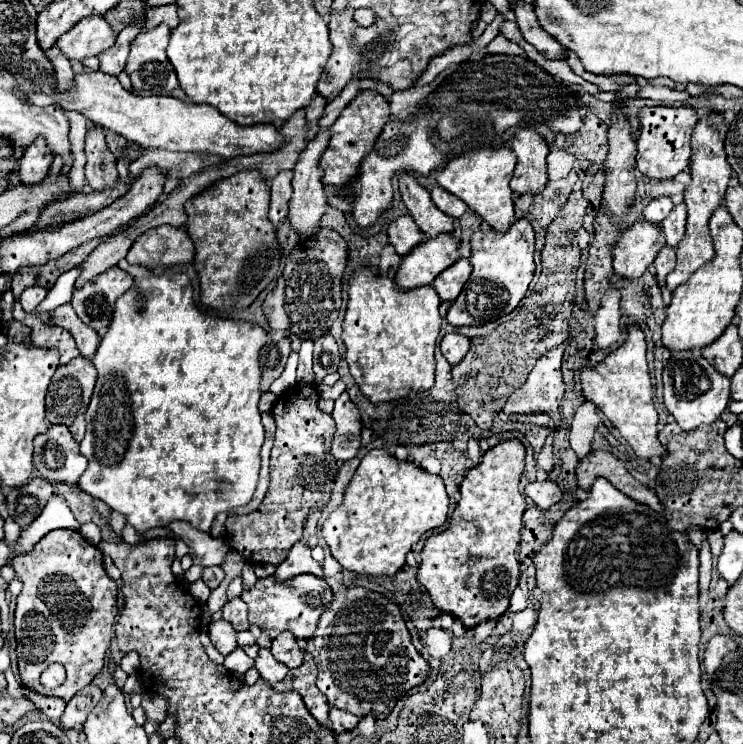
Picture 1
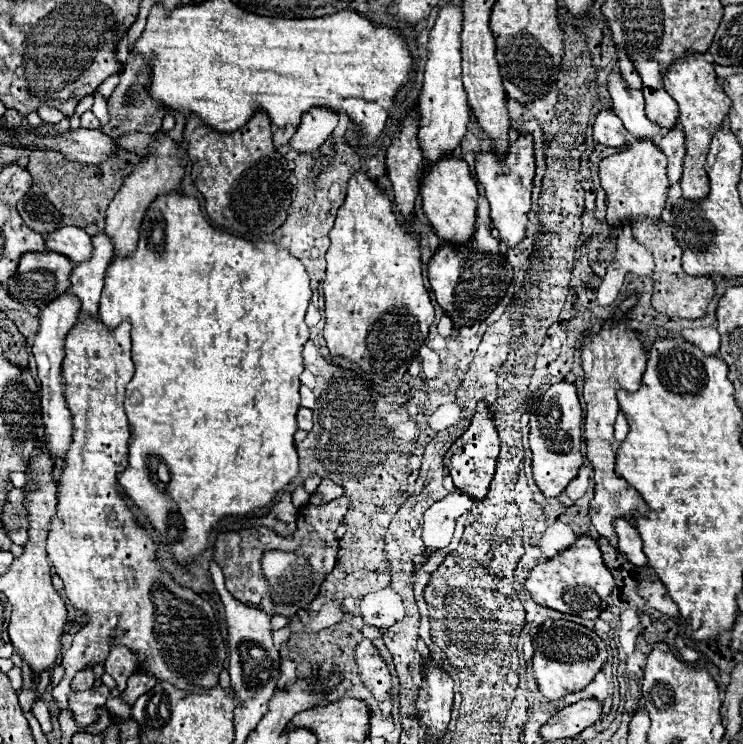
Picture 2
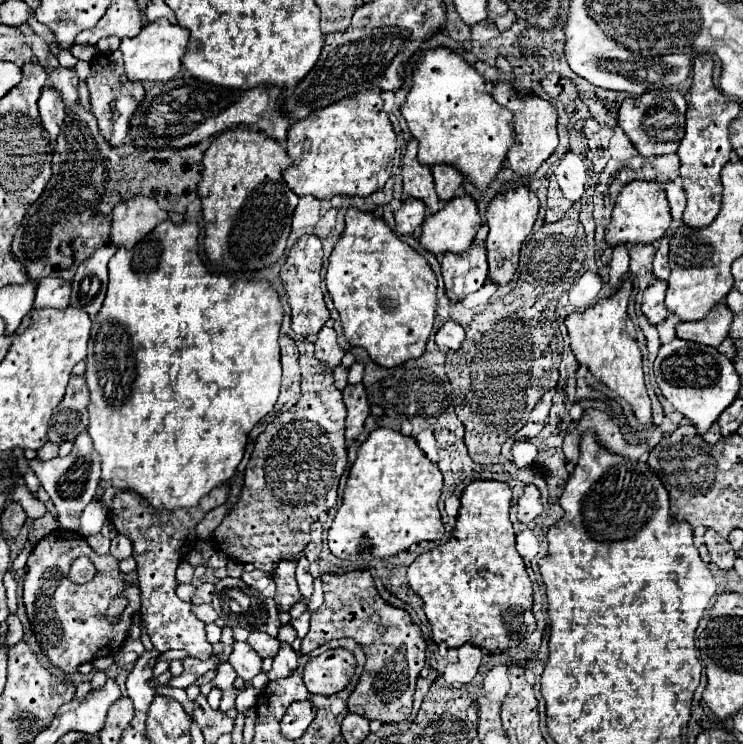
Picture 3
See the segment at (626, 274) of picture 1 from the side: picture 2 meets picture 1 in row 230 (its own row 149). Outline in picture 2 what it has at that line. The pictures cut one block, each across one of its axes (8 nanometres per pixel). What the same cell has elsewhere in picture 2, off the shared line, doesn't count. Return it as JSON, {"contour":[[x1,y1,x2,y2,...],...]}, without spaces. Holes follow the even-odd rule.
{"contour":[[634,140,618,154,600,160,600,182,606,192,608,224,620,226,622,220,632,220,634,216,646,216,658,220,668,196,668,178,666,178,666,156,650,140]]}

